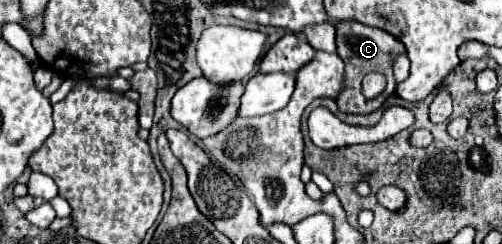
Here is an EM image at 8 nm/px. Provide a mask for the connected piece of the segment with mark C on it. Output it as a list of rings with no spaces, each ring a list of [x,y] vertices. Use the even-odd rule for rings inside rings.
[[[340,21],[340,25],[336,27],[336,45],[338,45],[338,55],[340,55],[340,59],[342,59],[344,65],[346,65],[346,71],[344,71],[344,85],[346,85],[346,89],[344,89],[344,93],[340,95],[340,99],[336,101],[336,103],[338,103],[338,109],[340,109],[342,113],[352,113],[352,115],[368,115],[368,113],[374,113],[374,111],[380,109],[380,107],[384,105],[384,101],[386,101],[388,97],[392,97],[394,91],[396,91],[396,85],[398,85],[398,83],[396,83],[396,79],[394,79],[392,65],[394,65],[394,57],[396,57],[396,55],[406,53],[402,41],[398,41],[398,39],[392,37],[390,33],[384,33],[384,31],[376,29],[376,27],[368,27],[368,25],[356,23],[356,21]],[[372,71],[380,71],[380,73],[384,73],[386,79],[388,79],[388,85],[386,85],[386,91],[384,91],[384,101],[368,101],[368,99],[362,95],[362,79],[364,79],[368,73],[372,73]]]

